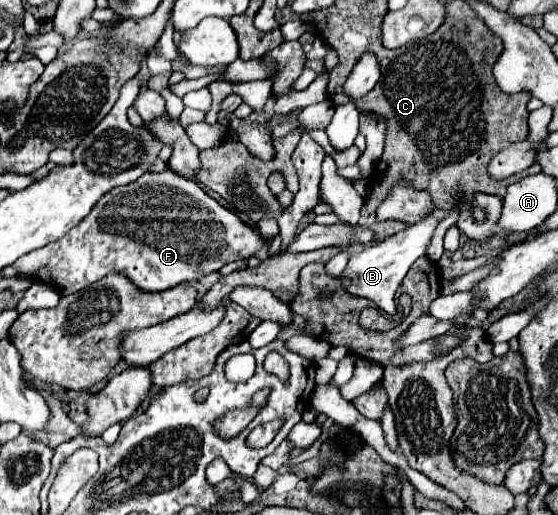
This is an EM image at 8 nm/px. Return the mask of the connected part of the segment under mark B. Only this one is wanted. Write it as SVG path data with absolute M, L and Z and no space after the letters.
M431 215L427 217L425 221L409 227L409 229L403 229L401 233L393 235L393 237L387 237L383 239L381 243L373 243L373 245L365 245L363 251L351 255L347 267L345 267L345 273L339 277L339 283L341 283L341 289L347 291L349 295L355 295L355 297L365 297L365 299L371 299L385 315L395 315L397 311L397 305L395 305L395 291L397 287L401 285L403 277L407 275L409 267L425 255L425 249L431 241L431 235L435 231L435 227L439 225L439 215Z

